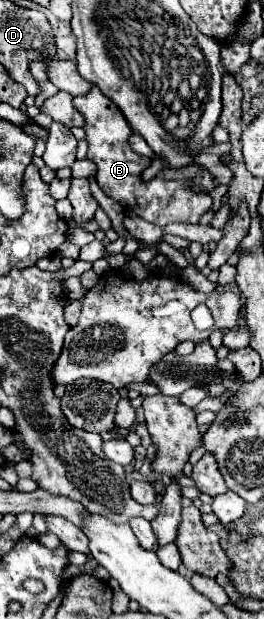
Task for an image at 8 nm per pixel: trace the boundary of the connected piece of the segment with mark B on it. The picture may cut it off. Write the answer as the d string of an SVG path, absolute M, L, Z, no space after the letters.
M97 86L91 88L89 94L77 96L73 100L75 108L85 116L85 132L87 132L87 158L97 166L97 184L99 188L113 200L121 202L125 208L137 210L131 212L151 224L165 226L169 222L185 222L197 224L199 218L213 206L213 198L209 194L195 194L187 190L187 176L181 170L165 168L151 180L143 180L141 172L151 164L147 156L139 156L129 148L131 126L125 122L125 116L117 110L115 102L111 102Z

